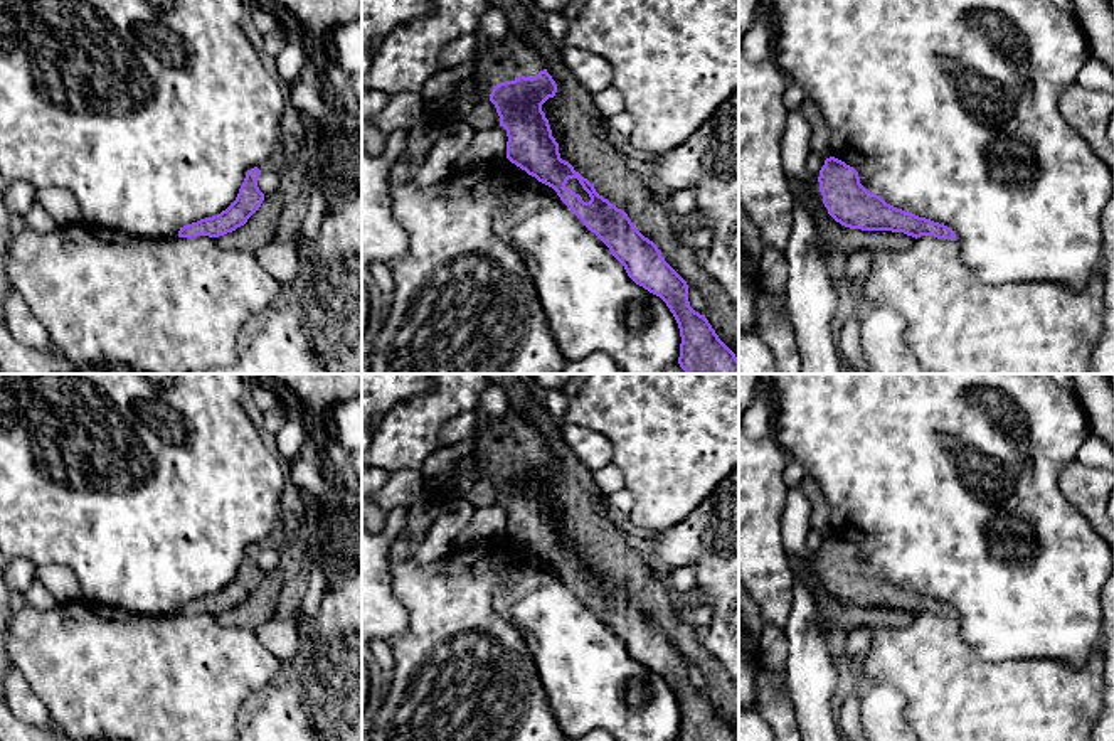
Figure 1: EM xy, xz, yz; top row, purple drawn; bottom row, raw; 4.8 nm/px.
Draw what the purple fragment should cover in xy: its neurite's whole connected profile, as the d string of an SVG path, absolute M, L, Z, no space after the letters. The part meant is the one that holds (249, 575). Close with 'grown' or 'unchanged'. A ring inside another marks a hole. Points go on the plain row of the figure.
M257 544L247 547L236 578L225 588L180 605L178 615L219 615L244 603L264 578L264 571L257 564L259 552Z | unchanged

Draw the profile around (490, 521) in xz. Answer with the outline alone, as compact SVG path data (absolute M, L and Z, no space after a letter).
M500 502L476 507L471 522L453 539L449 551L483 539L503 537L507 534L507 519L507 507Z

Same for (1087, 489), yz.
M1074 460L1062 470L1058 487L1067 502L1097 530L1114 556L1114 525L1107 512L1114 490L1114 472L1089 468Z

